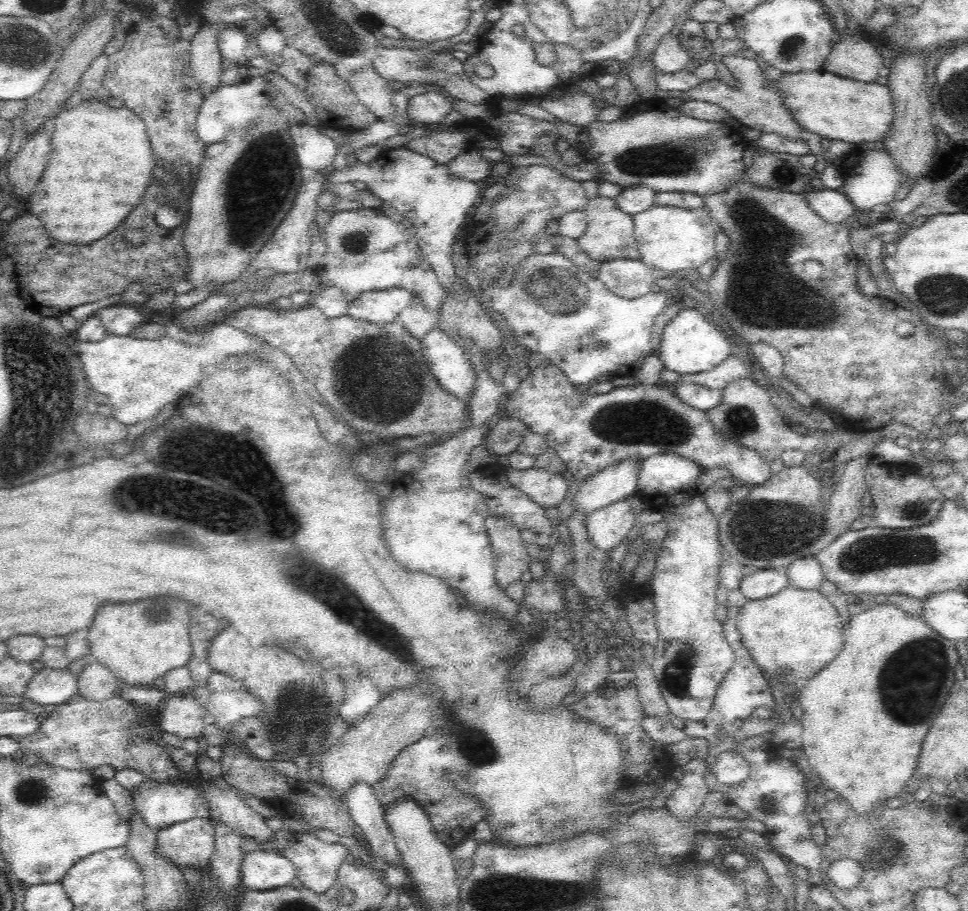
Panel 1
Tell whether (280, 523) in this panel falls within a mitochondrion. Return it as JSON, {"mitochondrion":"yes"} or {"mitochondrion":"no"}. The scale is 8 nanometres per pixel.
{"mitochondrion":"yes"}

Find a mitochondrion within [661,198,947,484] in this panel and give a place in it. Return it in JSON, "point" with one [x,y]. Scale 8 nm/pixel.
{"point":[807,308]}

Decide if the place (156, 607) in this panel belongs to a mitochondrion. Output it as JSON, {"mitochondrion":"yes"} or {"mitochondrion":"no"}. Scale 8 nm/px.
{"mitochondrion":"yes"}

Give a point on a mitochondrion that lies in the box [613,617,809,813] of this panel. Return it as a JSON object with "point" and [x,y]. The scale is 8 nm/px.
{"point":[677,674]}

